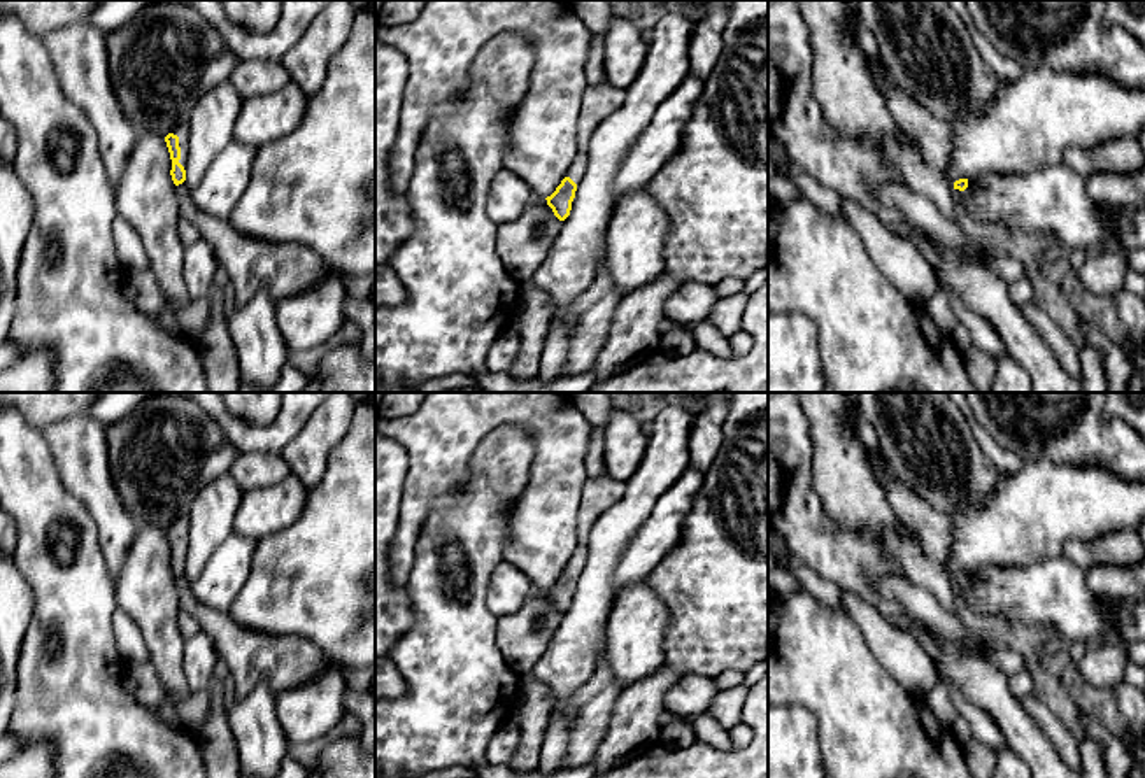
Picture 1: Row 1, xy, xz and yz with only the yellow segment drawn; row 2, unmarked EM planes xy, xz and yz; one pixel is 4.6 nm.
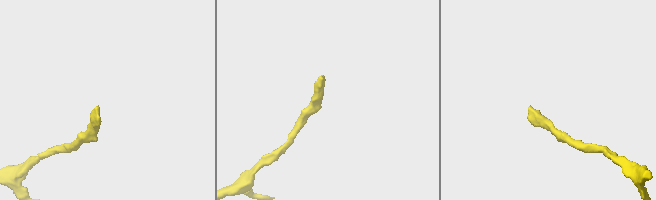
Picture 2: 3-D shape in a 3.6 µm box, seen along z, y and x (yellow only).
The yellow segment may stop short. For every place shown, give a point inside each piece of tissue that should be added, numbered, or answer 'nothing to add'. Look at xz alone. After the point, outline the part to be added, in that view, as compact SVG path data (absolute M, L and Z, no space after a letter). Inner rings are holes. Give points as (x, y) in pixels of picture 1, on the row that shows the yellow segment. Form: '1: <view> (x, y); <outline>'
1: xz (577, 169); M579 151L573 163L570 165L566 177L570 177L577 186L580 184L584 173L586 173L586 165L587 165L587 152Z

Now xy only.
1: xy (181, 132); M181 124L172 133L179 137L179 147L181 147L179 163L184 166L188 161L188 126Z

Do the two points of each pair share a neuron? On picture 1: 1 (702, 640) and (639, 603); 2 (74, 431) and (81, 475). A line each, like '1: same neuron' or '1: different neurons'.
1: different neurons
2: same neuron

